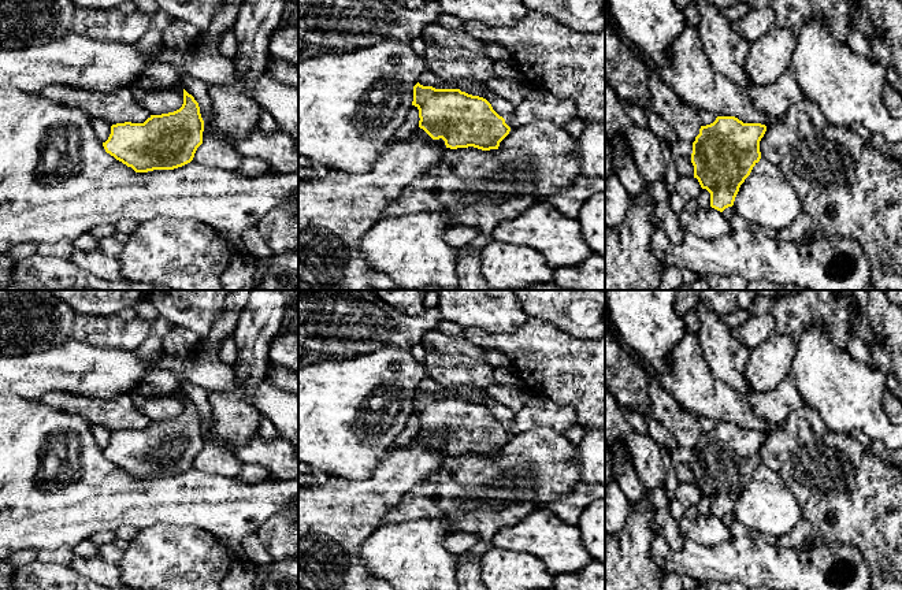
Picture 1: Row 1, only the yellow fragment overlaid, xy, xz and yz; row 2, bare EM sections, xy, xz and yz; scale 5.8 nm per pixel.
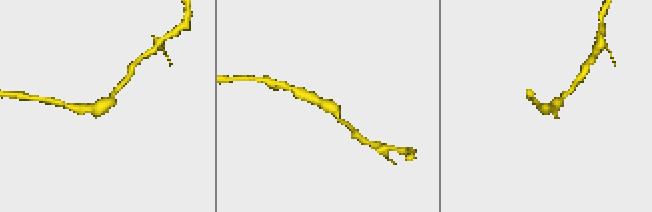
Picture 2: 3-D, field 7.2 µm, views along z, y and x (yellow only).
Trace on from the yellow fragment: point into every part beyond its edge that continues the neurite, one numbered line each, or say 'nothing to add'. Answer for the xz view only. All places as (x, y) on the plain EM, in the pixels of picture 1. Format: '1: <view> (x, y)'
nothing to add

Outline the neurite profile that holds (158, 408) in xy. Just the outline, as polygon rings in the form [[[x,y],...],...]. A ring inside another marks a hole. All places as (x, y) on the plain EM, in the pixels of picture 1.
[[[179,389],[168,396],[155,397],[142,397],[133,393],[133,401],[151,422],[174,419],[183,411],[183,394]]]

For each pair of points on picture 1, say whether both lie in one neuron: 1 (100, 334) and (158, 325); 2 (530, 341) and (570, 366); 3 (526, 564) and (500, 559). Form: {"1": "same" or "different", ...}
{"1": "same", "2": "same", "3": "same"}

